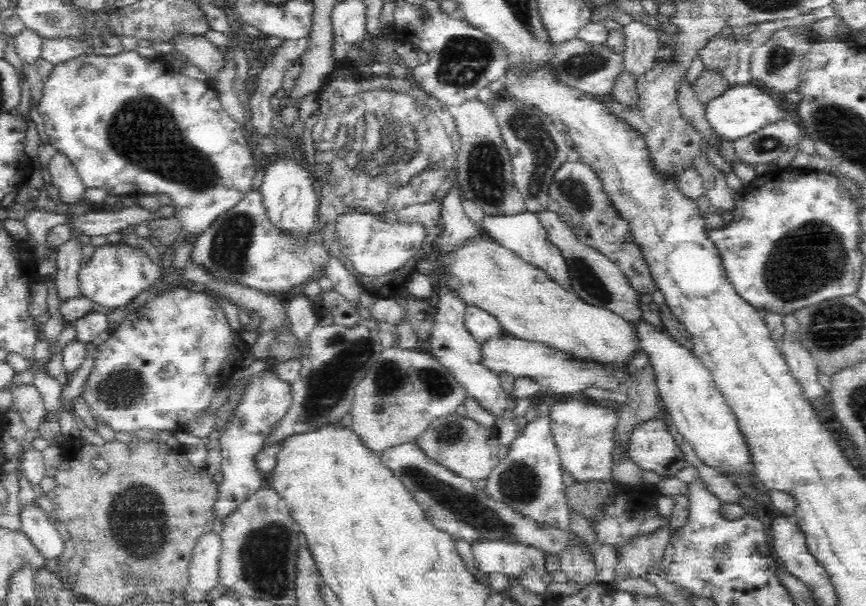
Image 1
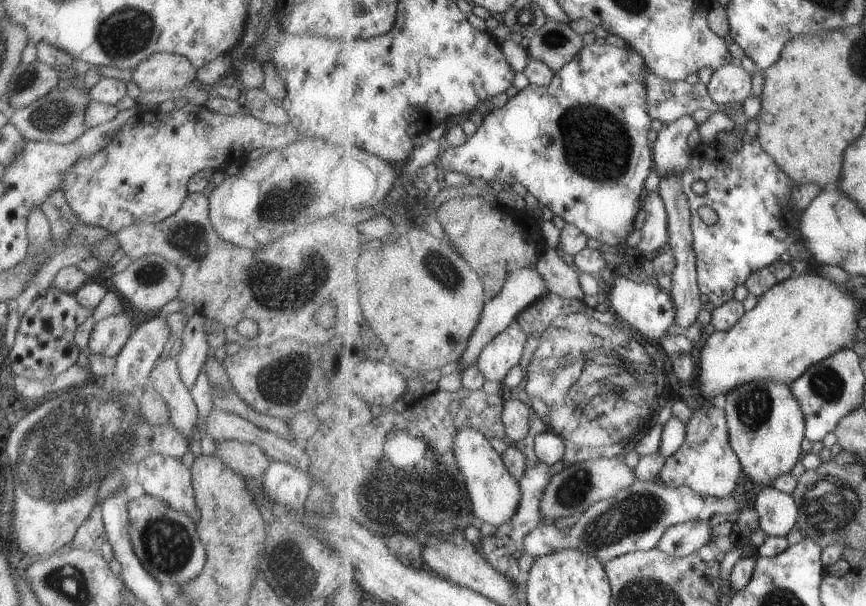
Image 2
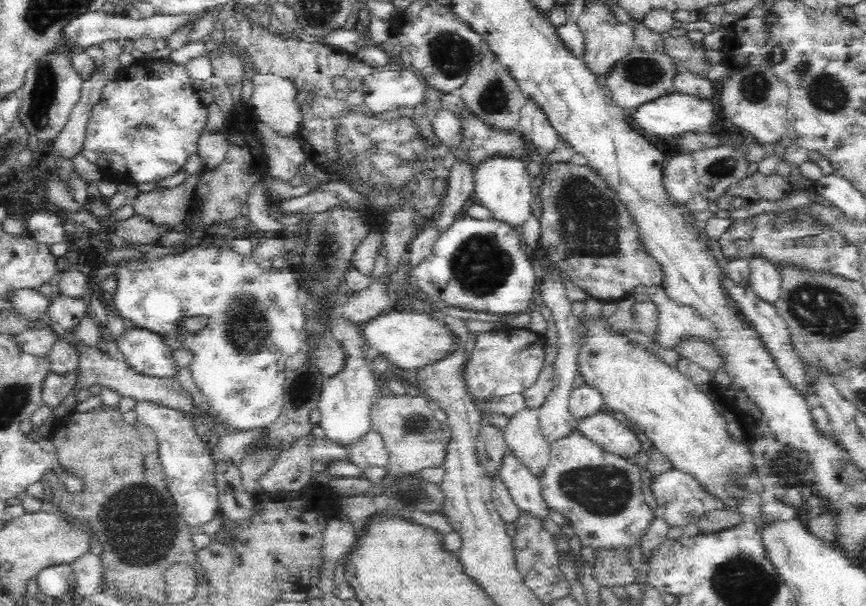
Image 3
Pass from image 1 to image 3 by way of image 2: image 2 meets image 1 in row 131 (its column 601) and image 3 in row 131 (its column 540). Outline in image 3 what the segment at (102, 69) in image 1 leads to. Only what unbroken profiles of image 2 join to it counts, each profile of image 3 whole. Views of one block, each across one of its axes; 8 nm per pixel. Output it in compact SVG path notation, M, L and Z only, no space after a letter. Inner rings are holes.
M142 57L126 67L120 67L116 78L102 88L102 100L94 106L81 150L83 156L116 184L158 182L182 170L188 158L197 152L198 136L204 131L208 117L191 80L184 65L170 59Z

